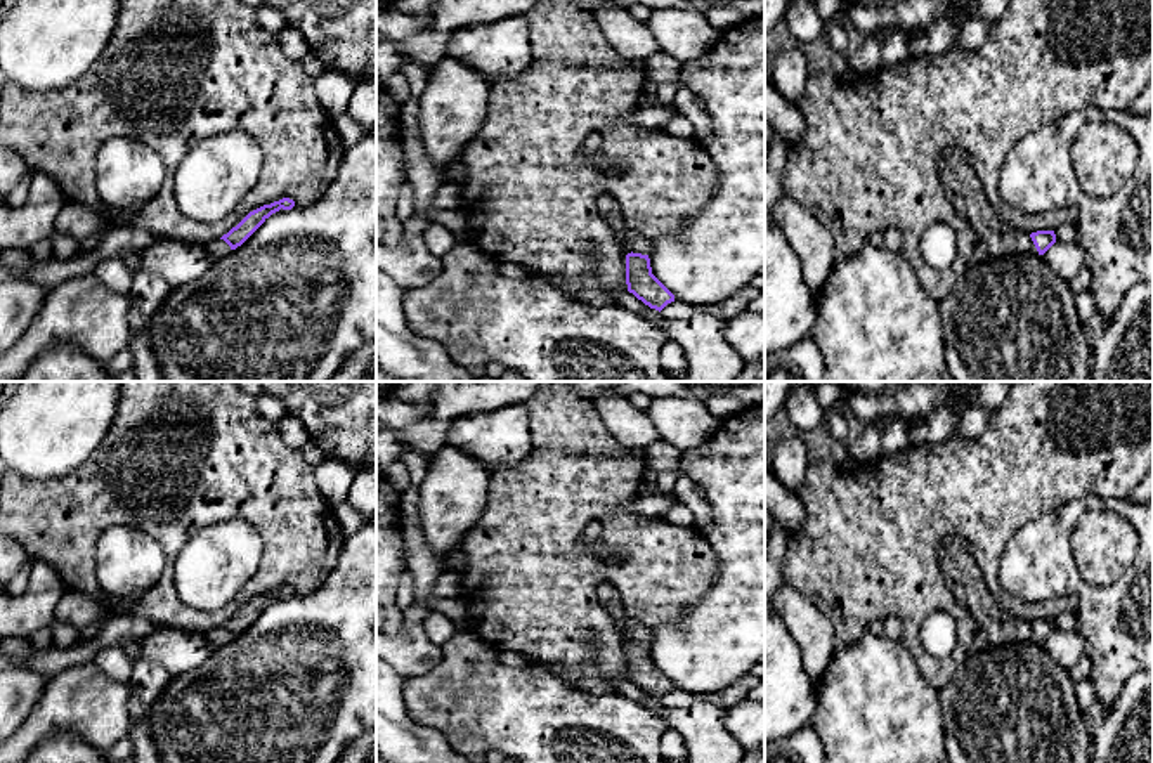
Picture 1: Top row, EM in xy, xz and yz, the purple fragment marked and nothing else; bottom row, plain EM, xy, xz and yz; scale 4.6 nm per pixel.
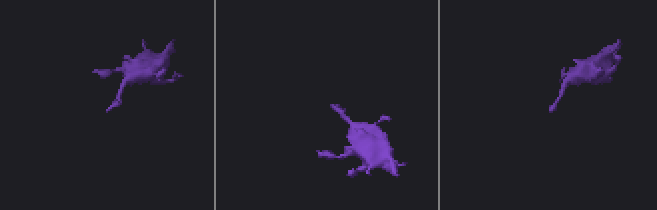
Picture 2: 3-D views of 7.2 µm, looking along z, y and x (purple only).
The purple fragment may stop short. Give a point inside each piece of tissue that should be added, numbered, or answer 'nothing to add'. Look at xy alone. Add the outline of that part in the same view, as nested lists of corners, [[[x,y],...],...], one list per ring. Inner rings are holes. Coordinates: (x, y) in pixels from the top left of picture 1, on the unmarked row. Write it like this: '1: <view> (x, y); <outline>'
1: xy (217, 637); [[[220,626],[212,628],[210,631],[206,631],[206,642],[213,649],[218,649],[218,647],[225,645],[229,640],[231,640],[231,635]]]

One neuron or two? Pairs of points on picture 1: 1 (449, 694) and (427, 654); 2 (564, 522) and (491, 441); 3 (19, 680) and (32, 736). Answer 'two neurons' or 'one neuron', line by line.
1: two neurons
2: two neurons
3: two neurons

